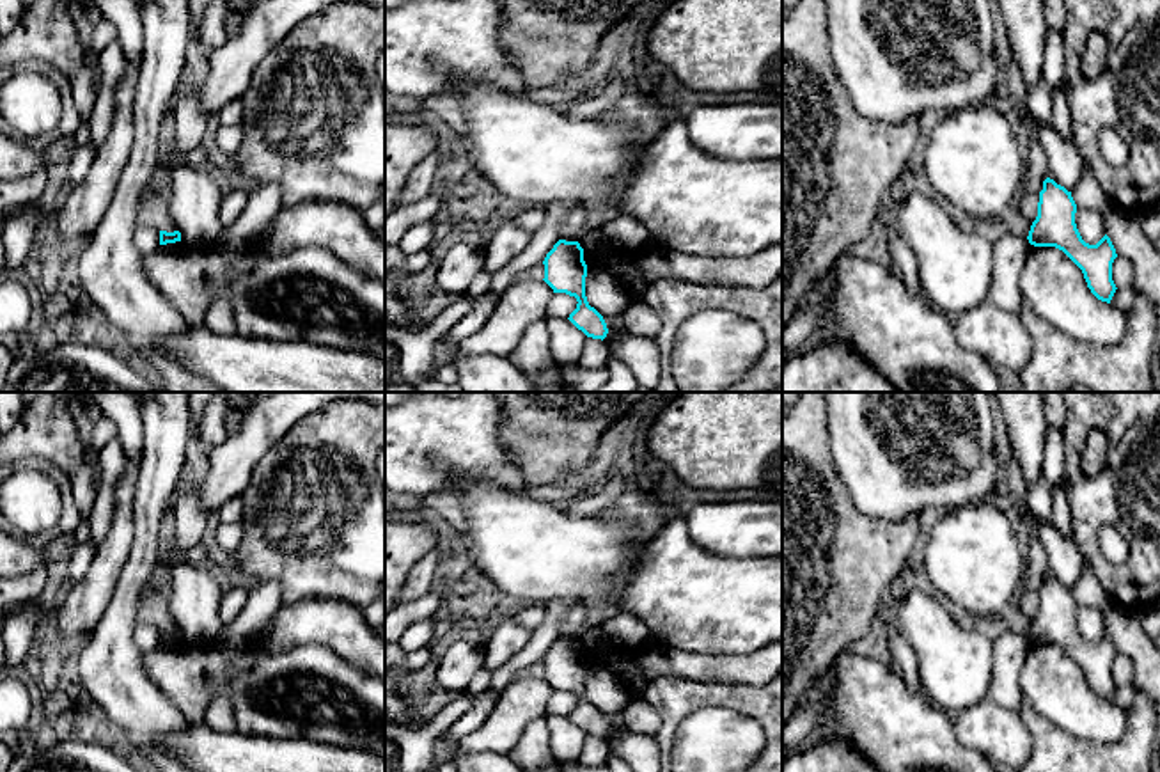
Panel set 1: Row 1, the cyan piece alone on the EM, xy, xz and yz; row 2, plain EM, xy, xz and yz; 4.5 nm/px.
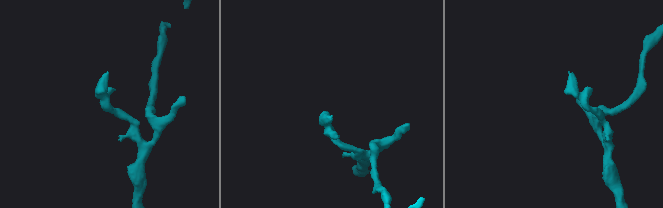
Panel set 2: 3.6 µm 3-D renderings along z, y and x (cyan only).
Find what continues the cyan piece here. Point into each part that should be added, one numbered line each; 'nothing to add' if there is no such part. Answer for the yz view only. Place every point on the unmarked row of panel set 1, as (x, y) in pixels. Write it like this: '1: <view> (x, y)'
nothing to add

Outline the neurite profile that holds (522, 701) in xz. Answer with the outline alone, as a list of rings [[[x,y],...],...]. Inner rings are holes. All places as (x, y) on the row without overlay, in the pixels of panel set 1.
[[[545,678],[514,680],[497,697],[486,721],[465,735],[458,747],[468,752],[491,752],[507,756],[525,728],[546,715],[553,687]]]

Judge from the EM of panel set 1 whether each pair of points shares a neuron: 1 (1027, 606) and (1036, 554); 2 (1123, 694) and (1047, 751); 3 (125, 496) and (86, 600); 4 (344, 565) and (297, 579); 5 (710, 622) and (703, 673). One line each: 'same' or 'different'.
1: same
2: different
3: same
4: same
5: different

